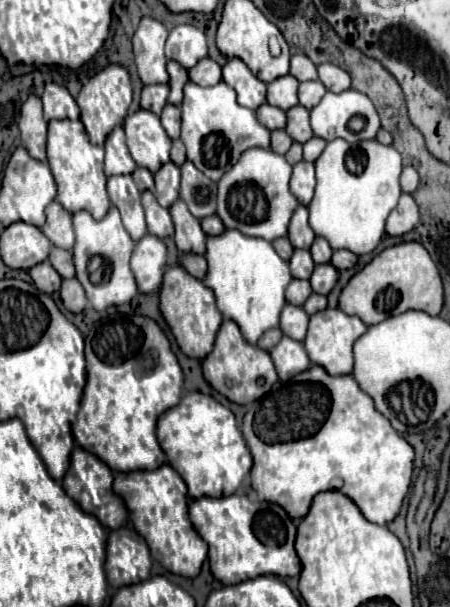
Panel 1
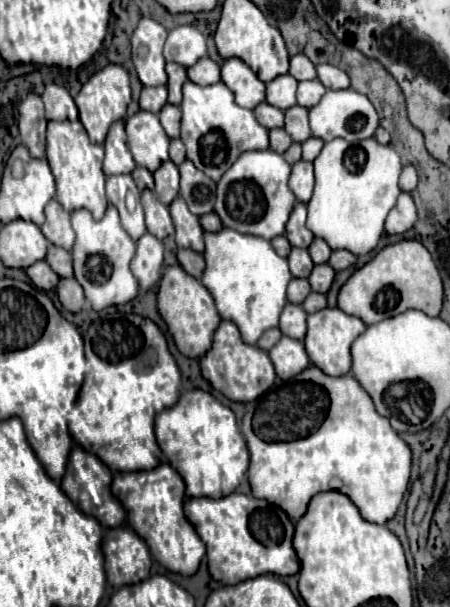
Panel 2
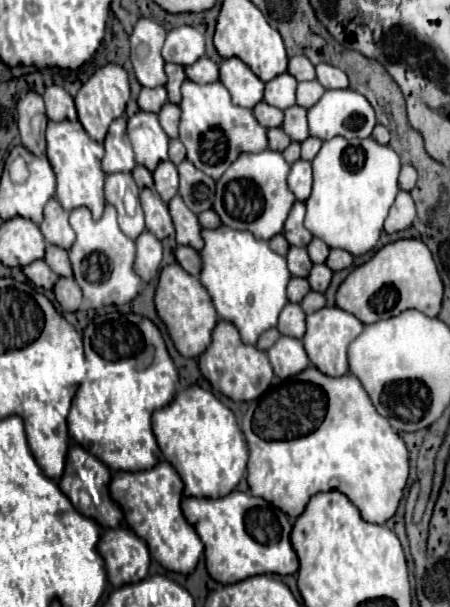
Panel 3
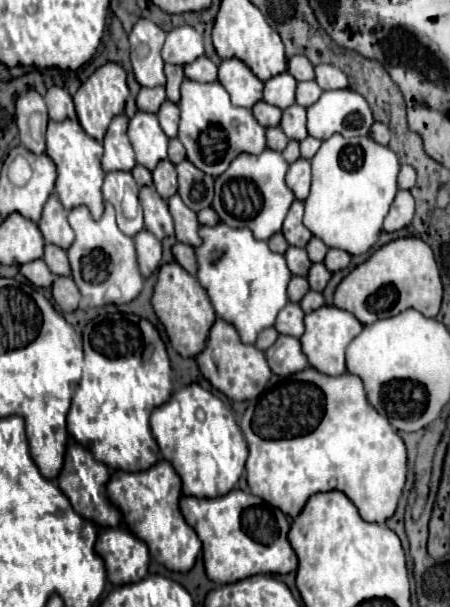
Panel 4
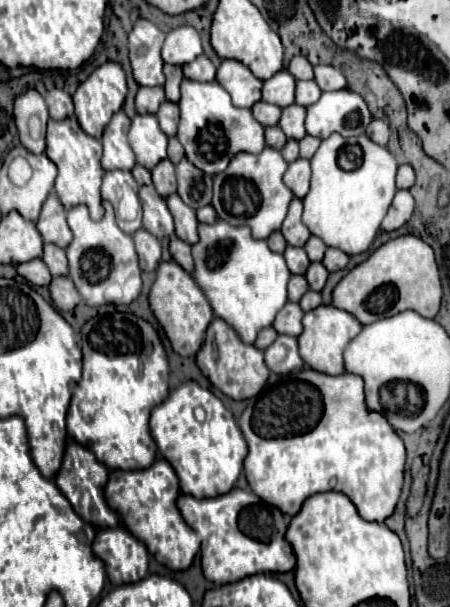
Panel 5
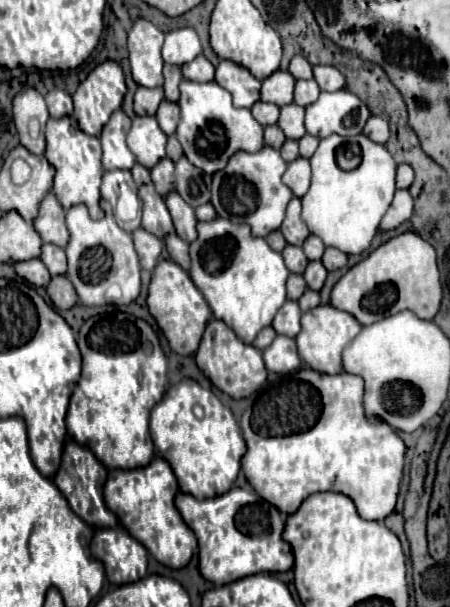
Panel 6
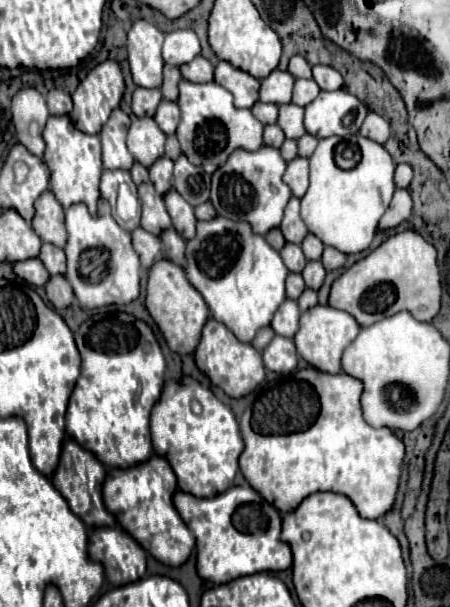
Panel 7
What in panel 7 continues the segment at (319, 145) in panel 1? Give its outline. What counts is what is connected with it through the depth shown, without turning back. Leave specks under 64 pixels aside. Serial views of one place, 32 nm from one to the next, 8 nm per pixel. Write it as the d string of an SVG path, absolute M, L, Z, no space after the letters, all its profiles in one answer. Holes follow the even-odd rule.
M304 134L304 136L298 140L298 154L300 154L302 158L310 158L312 152L316 150L316 146L318 146L318 138L312 136L312 134Z

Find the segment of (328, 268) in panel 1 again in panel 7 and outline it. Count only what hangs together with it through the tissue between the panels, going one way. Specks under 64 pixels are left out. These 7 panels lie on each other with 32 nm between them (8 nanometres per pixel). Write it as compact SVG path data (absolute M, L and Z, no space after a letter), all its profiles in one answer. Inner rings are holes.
M308 262L306 268L302 270L302 276L304 276L304 282L306 282L308 288L320 290L320 286L324 282L324 276L326 276L326 270L320 262Z

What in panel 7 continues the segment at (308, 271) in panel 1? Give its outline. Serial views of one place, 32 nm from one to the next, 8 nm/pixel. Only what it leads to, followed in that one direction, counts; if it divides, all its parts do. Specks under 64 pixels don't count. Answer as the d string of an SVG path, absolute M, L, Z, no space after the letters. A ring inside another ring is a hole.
M286 244L280 250L280 256L282 256L282 260L284 260L284 264L286 264L286 268L290 272L302 272L304 266L306 266L306 262L308 262L306 256L304 256L304 252L302 252L302 248L296 246L296 244Z

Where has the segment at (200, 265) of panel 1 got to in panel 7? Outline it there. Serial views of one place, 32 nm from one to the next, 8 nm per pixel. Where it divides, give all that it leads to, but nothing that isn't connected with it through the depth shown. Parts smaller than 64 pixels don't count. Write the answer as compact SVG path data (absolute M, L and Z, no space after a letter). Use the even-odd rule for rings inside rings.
M174 228L162 232L160 240L162 240L162 246L164 246L168 258L174 264L178 264L178 266L184 268L184 264L186 264L186 240Z

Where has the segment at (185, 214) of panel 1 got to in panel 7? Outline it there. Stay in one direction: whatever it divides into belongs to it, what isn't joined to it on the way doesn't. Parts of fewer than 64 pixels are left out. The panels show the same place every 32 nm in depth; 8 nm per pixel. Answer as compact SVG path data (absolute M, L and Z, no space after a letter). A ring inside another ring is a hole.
M170 190L164 196L168 214L172 218L172 226L174 230L178 230L178 234L184 240L192 240L192 236L196 236L196 216L194 216L194 208L176 192Z

